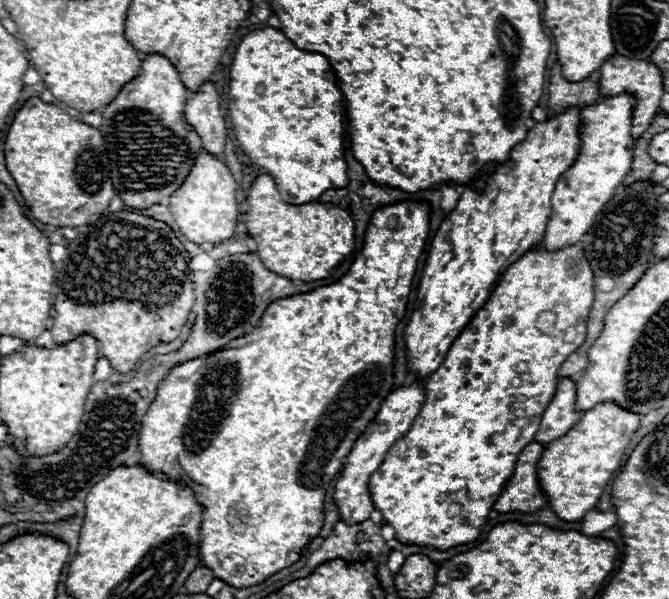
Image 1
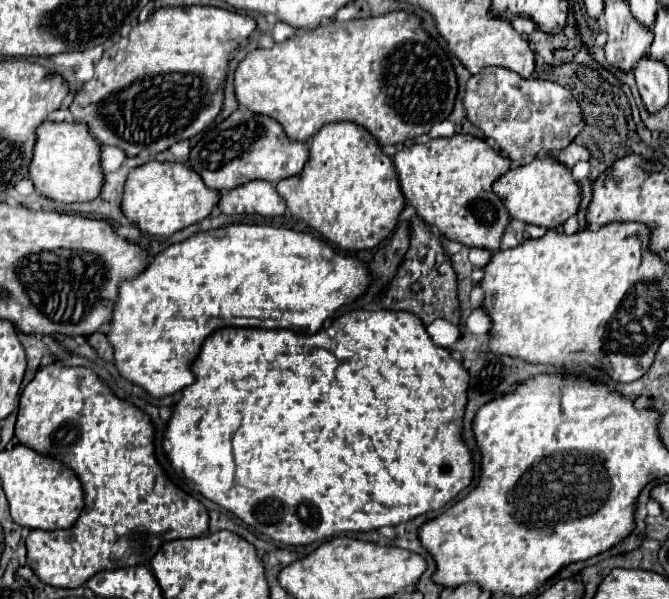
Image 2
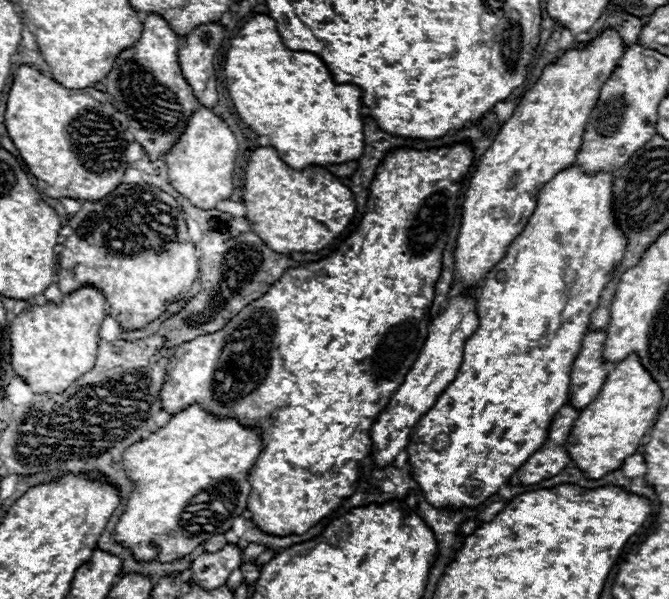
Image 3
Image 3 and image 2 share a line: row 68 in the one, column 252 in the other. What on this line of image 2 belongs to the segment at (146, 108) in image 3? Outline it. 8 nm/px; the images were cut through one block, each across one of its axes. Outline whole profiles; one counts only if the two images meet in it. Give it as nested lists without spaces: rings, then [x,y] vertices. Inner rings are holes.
[[[238,108],[228,120],[202,136],[202,140],[192,148],[188,164],[196,168],[208,188],[224,192],[250,180],[268,180],[276,184],[288,176],[296,176],[308,162],[308,148],[308,142],[290,140],[282,132],[282,126],[270,116]]]

